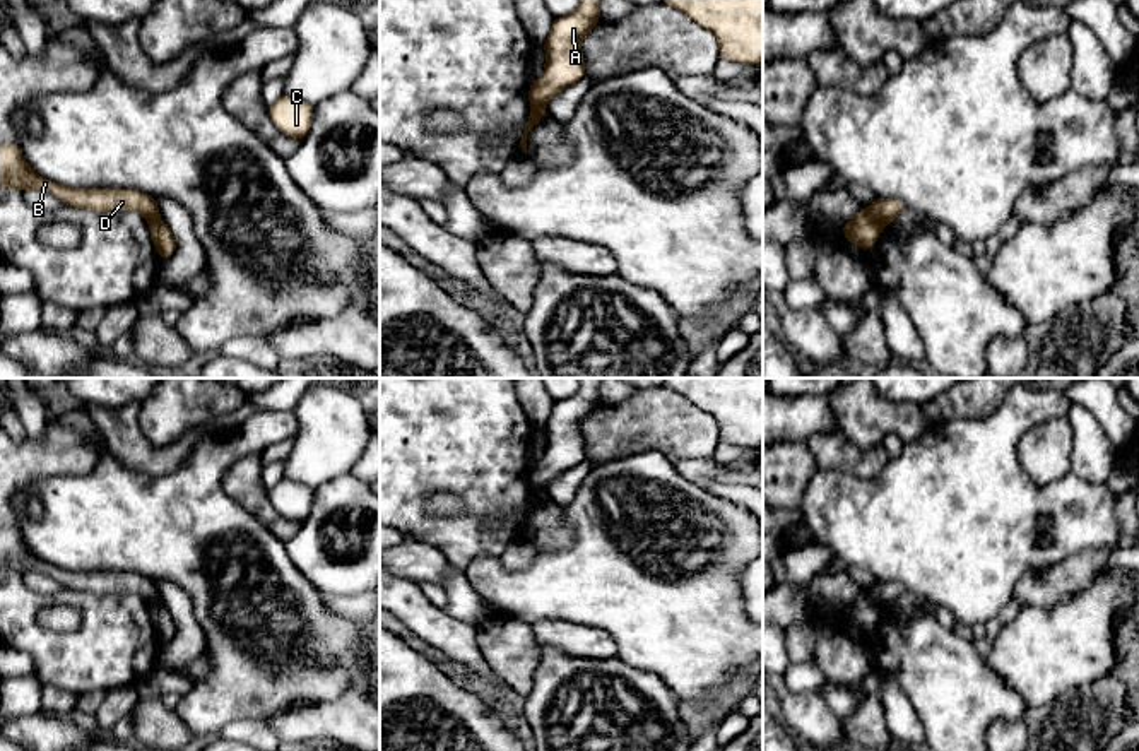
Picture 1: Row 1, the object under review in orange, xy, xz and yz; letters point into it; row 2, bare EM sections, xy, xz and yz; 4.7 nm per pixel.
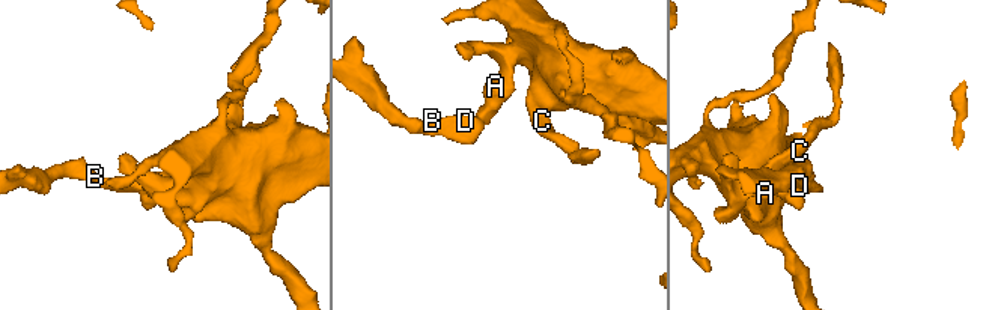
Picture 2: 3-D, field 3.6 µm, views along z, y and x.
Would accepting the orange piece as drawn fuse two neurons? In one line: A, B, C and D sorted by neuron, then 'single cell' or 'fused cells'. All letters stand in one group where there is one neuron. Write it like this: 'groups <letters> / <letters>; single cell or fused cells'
groups A C / B D; fused cells

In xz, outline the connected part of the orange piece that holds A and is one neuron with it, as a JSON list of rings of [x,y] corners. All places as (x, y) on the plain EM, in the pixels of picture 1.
[[[580,378],[576,393],[552,404],[552,411],[544,426],[546,452],[542,458],[528,469],[532,493],[546,494],[546,488],[552,479],[585,460],[581,423],[600,405],[600,380],[602,378]]]

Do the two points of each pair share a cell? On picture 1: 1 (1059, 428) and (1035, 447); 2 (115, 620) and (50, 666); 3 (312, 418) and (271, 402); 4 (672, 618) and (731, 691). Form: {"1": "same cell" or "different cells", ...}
{"1": "same cell", "2": "same cell", "3": "different cells", "4": "different cells"}

